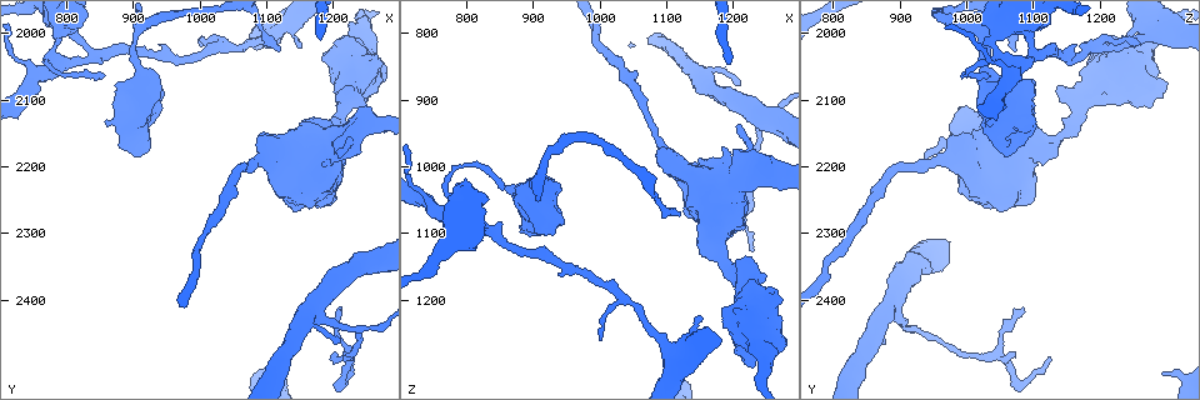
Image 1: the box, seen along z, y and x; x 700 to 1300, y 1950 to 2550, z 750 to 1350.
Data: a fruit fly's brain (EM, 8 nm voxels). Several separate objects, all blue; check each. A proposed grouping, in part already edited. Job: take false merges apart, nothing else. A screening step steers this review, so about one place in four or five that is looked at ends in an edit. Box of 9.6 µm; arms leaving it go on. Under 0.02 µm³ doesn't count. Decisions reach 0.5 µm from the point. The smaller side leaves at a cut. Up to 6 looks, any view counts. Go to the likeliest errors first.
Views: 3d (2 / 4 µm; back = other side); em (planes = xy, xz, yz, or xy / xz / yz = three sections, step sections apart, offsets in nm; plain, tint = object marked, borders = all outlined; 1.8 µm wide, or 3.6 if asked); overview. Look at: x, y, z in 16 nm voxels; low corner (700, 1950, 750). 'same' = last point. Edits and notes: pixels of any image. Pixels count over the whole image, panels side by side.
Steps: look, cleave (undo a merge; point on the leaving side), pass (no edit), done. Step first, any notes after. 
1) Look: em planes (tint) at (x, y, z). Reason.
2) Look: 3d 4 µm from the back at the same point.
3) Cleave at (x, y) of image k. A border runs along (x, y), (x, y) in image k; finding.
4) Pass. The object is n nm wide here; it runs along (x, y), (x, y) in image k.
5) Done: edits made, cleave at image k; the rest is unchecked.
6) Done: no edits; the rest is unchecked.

Look: em planes (borders) at (805, 1985, 1085). Thick turns thin.

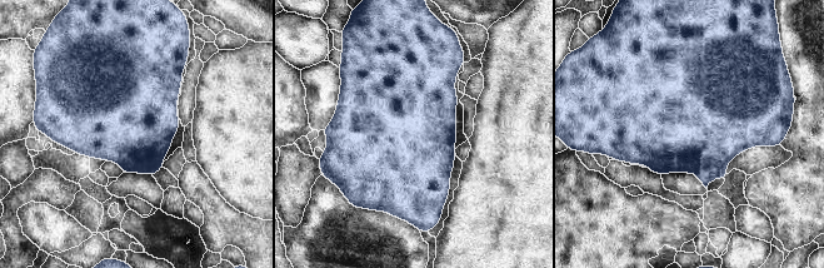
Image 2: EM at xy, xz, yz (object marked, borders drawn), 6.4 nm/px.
Cleave at (717, 123) of image 2. A border runs along (724, 165), (703, 160), (695, 172) in image 2; a second cell is stuck on.

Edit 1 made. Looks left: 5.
Look: em 3.6 µm planes (plain) at (1215, 2045, 1215). Touches itself.

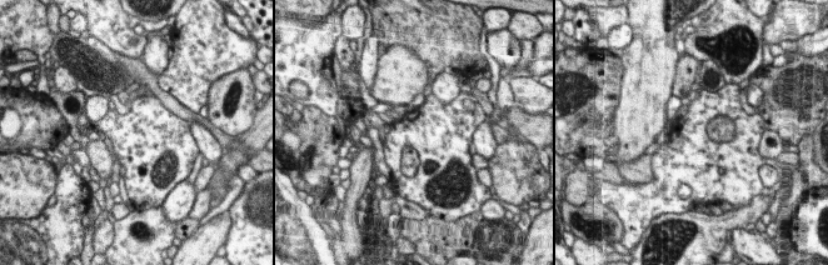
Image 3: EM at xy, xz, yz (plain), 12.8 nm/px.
Look: em 3.6 µm planes (tint) at the same point. Where the object lies.

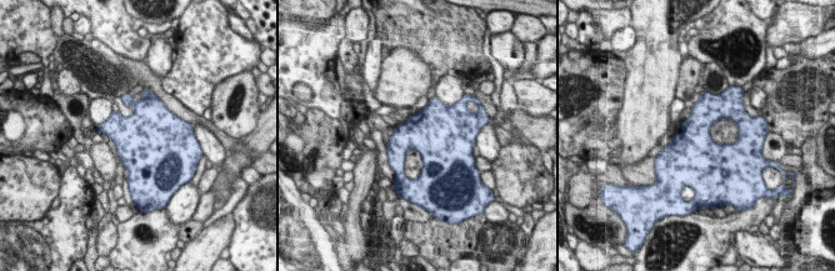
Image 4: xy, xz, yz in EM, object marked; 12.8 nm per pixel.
Pass. The object is 550 nm wide here; all the same cell.

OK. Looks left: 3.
Look: em 3.6 µm xz step 16 (tint) at (1175, 2170, 1110). Calibre changes.

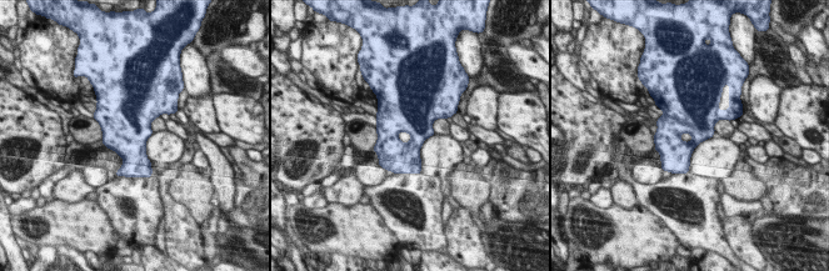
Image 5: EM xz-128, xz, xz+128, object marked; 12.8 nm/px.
Look: em 3.6 µm planes (tint) at the same point. Cut it another way.

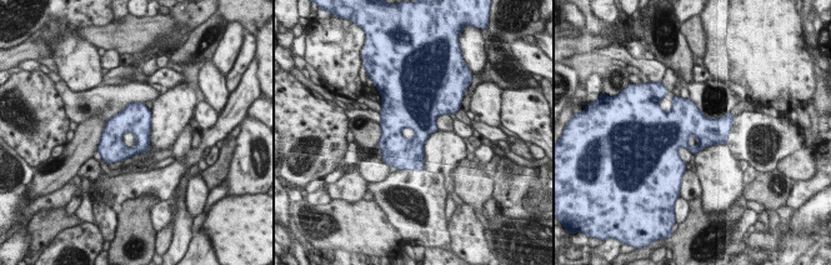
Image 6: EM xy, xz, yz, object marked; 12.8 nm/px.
Pass. One cell here.

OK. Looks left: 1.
Done: edits made, cleave at image 2; the rest is unchecked.

